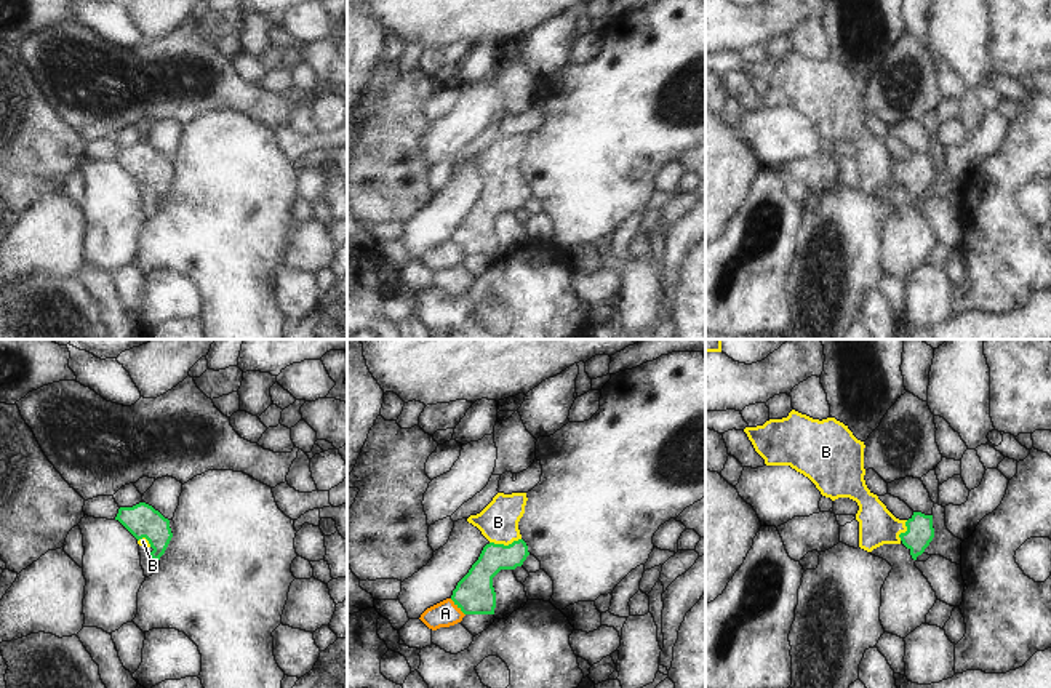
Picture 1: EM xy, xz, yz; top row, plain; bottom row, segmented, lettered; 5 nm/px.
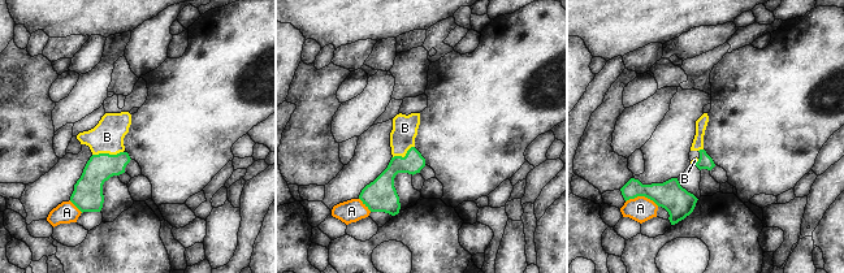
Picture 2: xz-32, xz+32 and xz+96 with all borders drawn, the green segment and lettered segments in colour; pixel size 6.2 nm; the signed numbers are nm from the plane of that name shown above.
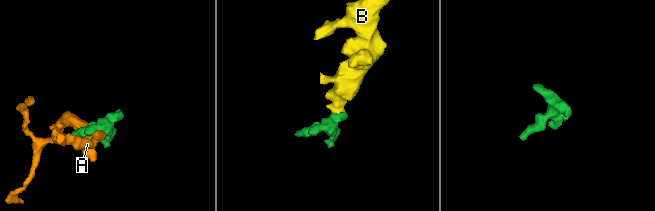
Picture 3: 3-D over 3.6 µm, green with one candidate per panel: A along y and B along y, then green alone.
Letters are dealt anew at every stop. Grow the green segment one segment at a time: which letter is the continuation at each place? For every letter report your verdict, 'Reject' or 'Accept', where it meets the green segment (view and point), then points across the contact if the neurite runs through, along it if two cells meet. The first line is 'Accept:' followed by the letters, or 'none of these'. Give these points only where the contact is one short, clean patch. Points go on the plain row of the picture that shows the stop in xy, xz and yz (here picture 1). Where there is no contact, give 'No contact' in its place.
Accept: B
A: Reject. Touches green at xz (458, 248)
B: Accept. Touches green at xz (503, 186). Path across: xz (477, 228), (482, 213), (503, 186), (503, 173), (498, 164)

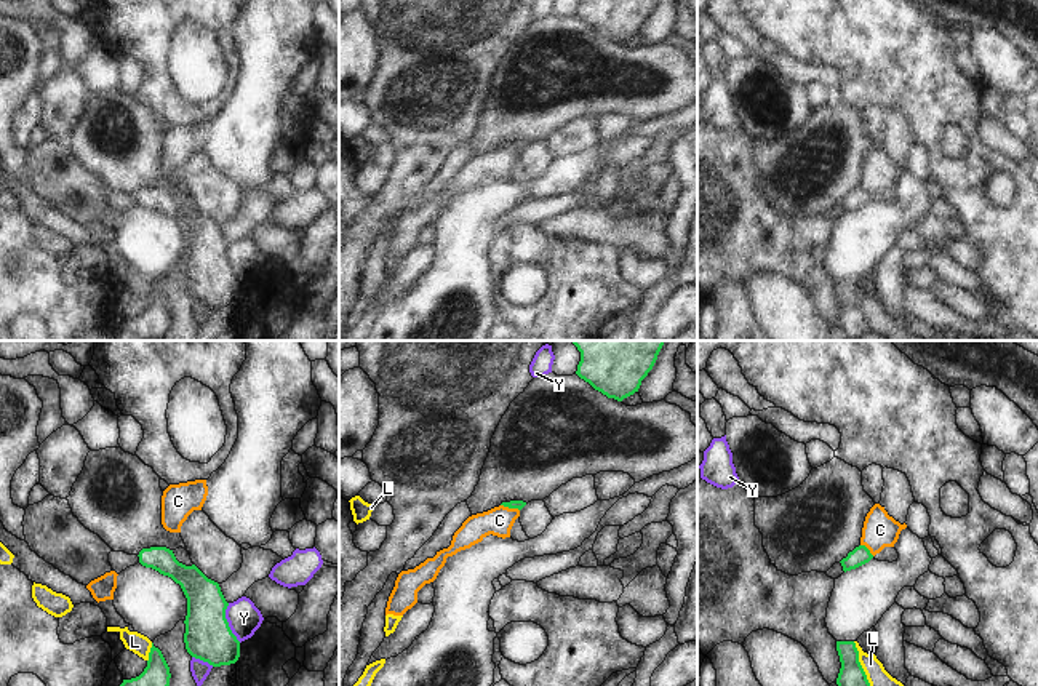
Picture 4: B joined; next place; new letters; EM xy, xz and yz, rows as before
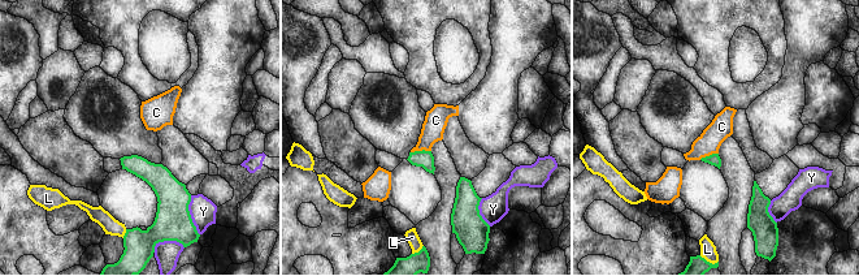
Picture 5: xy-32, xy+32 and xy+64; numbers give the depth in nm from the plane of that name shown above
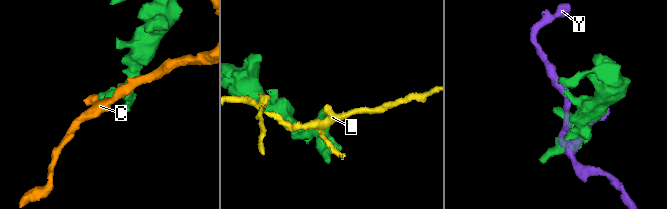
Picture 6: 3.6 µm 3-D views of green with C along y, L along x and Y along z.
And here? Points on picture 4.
Accept: none of these
C: Reject. Touches green at xz (511, 149). Boundary: xz (501, 146), (518, 152)
L: Reject. Touches green at yz (861, 307). Boundary: yz (853, 283), (870, 330)
Y: Reject. Touches green at xy (227, 264)

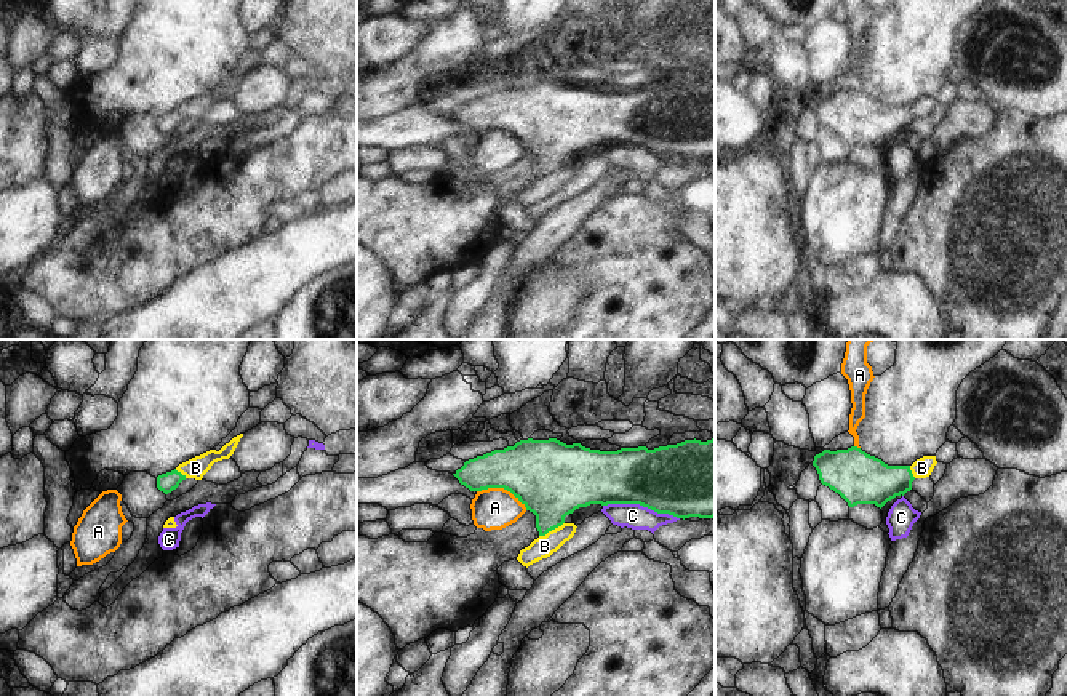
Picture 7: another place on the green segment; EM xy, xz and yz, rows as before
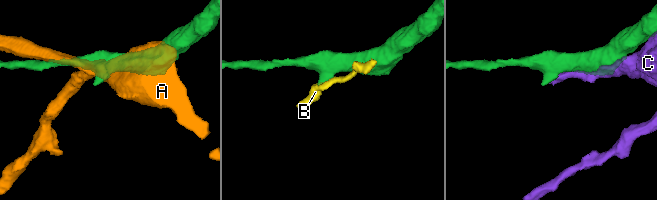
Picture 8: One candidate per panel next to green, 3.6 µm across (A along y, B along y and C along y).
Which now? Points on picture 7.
Accept: B
A: Reject. Touches green at xz (503, 128). Boundary: xz (477, 132), (506, 130), (527, 151)
B: Accept. Touches green at xz (551, 172)
C: Reject. Touches green at xz (642, 146)

